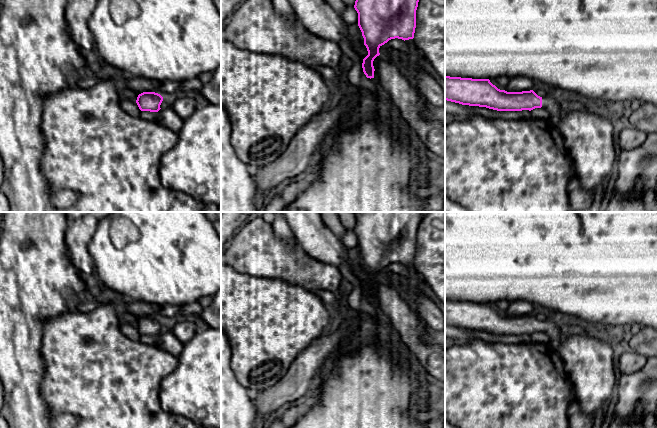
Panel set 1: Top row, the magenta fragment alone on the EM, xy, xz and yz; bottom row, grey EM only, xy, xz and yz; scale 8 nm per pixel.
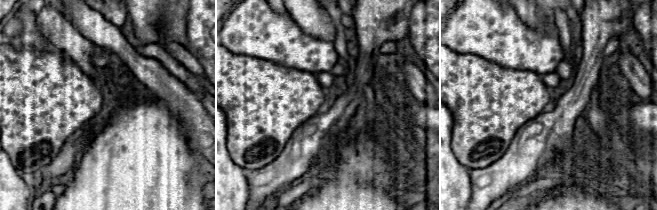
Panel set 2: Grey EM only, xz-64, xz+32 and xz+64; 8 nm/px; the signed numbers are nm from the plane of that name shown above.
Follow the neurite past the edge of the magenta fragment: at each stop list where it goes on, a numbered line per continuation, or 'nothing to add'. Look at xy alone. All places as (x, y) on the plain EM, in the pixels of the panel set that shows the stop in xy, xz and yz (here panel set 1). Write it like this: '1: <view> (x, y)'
nothing to add

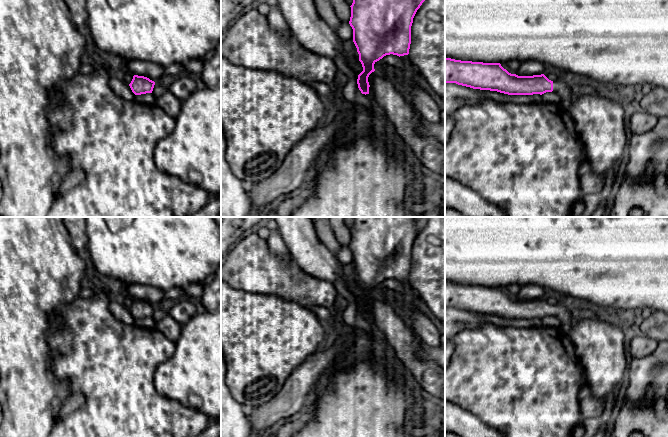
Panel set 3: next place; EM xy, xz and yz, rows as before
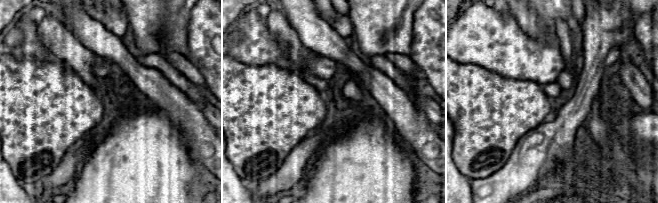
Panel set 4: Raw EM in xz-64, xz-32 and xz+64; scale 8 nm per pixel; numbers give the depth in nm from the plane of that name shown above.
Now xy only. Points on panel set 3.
nothing to add

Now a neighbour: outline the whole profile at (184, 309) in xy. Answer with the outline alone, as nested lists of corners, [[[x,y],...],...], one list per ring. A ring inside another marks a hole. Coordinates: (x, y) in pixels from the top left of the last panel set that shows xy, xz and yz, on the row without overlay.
[[[180,299],[169,311],[169,314],[181,325],[184,325],[192,316],[198,312],[194,303],[188,299]]]

